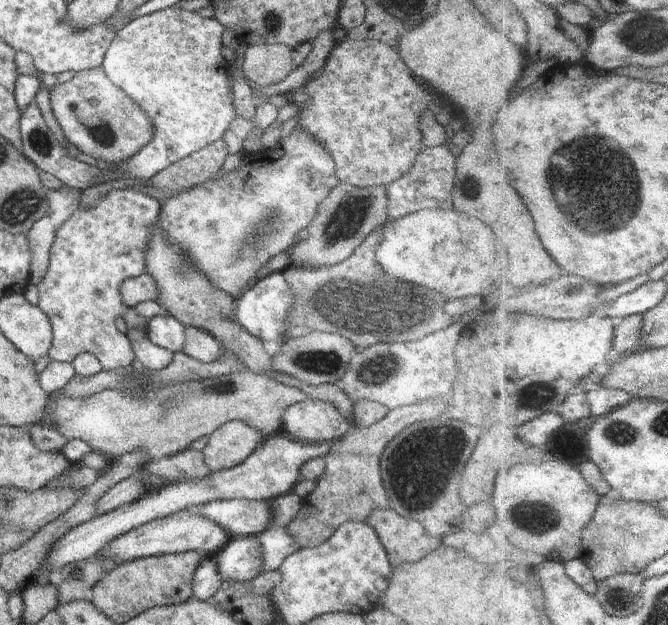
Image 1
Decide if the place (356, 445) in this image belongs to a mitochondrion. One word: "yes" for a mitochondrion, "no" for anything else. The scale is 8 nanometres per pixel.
no

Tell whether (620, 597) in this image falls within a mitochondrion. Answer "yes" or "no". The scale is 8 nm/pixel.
yes

